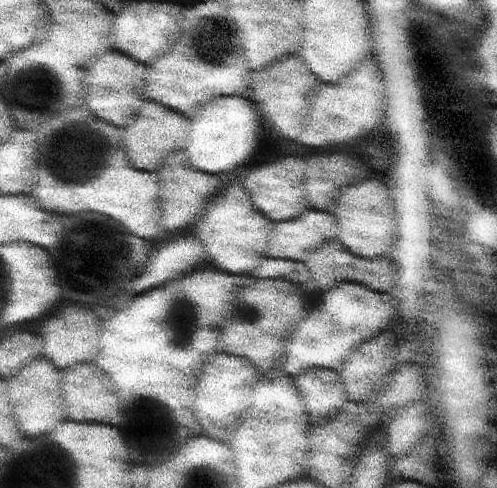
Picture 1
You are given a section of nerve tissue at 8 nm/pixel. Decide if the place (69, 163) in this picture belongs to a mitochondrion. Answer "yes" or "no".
yes

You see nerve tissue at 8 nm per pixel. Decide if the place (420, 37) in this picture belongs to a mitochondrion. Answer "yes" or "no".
no

